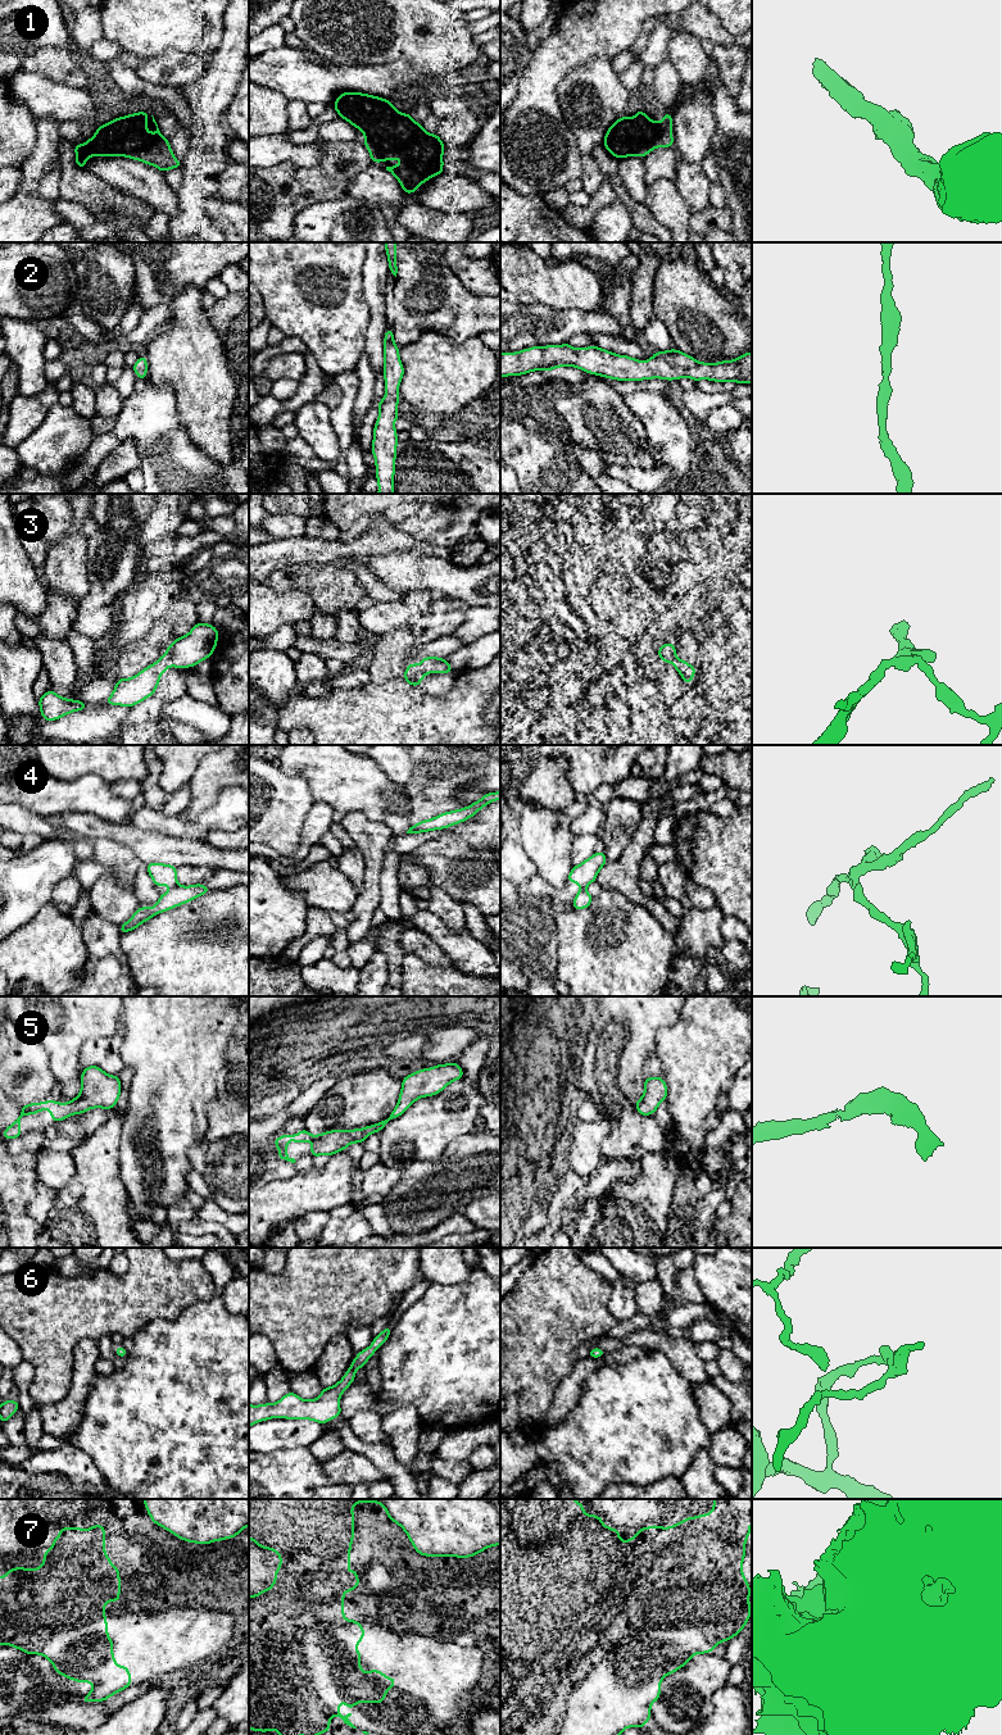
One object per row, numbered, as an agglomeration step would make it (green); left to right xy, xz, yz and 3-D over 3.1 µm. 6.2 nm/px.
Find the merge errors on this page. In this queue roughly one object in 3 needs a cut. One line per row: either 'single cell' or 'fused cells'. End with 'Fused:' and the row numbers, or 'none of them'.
1: single cell
2: single cell
3: single cell
4: fused cells
5: single cell
6: single cell
7: fused cells
Fused: 4, 7

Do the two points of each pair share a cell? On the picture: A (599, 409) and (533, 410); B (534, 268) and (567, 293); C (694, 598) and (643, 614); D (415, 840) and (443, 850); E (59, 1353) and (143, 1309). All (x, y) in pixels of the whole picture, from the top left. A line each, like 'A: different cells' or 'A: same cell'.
A: same cell
B: same cell
C: different cells
D: different cells
E: same cell

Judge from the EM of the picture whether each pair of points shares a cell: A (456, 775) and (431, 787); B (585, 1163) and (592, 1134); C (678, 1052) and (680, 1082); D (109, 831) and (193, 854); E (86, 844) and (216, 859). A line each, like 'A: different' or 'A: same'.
A: same
B: same
C: same
D: same
E: different

